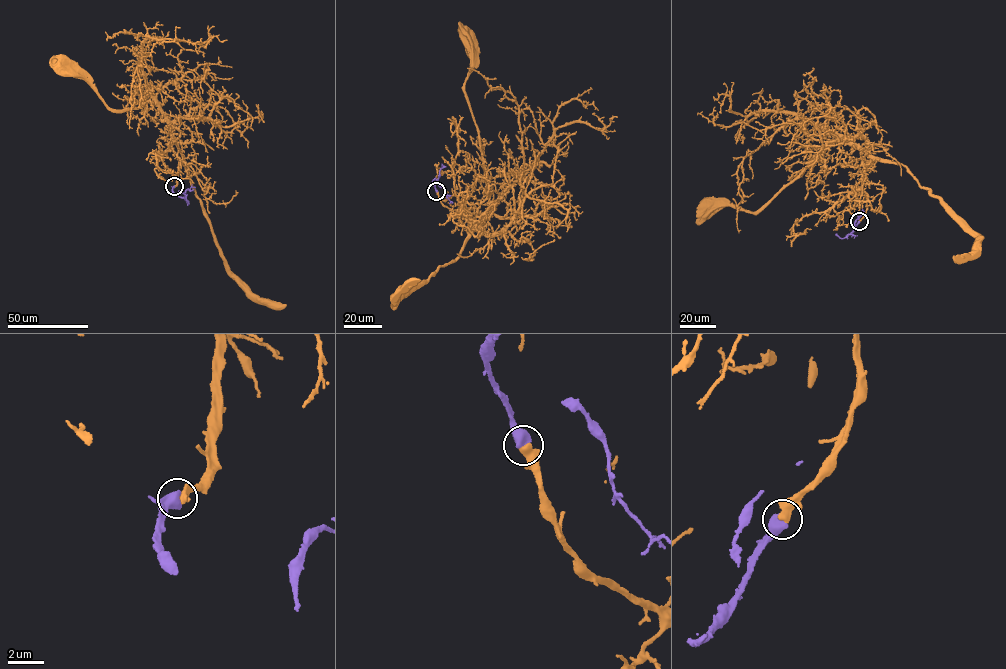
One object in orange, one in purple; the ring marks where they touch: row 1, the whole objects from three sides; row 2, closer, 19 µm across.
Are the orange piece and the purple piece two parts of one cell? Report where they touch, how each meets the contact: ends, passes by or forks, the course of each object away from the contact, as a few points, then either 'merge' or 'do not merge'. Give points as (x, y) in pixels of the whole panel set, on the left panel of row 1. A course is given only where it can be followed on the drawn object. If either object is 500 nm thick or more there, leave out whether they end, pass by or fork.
at (174, 186); orange runs (174, 186), (180, 158), (172, 149), (172, 138), (184, 157), (228, 271), (267, 301); purple runs (174, 186), (172, 192), (187, 201), (186, 195), (178, 191); merge

